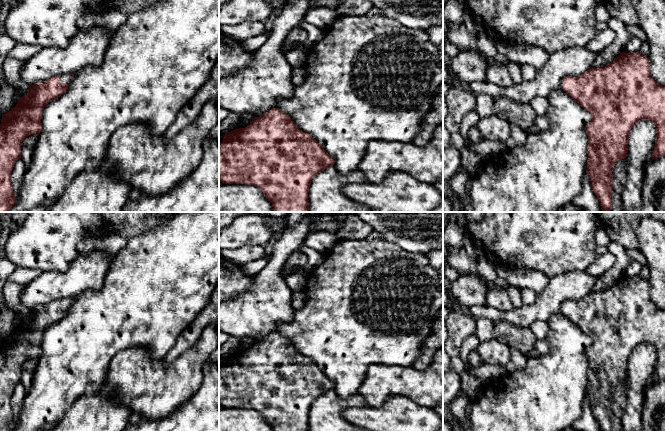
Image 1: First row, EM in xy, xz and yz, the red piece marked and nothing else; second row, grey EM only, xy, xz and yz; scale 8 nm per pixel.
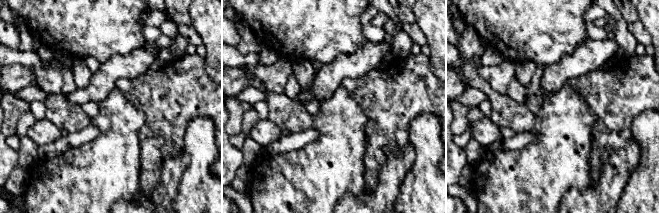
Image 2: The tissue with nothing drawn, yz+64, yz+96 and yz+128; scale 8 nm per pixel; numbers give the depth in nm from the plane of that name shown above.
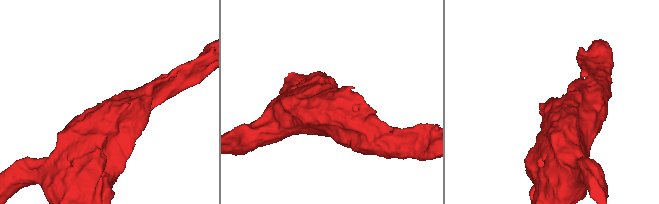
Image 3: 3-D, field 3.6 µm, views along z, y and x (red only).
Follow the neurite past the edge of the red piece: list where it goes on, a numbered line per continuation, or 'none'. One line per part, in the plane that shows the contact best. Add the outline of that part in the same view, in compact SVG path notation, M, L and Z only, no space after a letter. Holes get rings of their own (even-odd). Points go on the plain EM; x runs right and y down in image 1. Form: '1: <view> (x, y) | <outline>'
1: xy (65, 302) | M64 297L59 300L60 300L60 307L61 308L70 308L71 302L72 302L71 297Z

